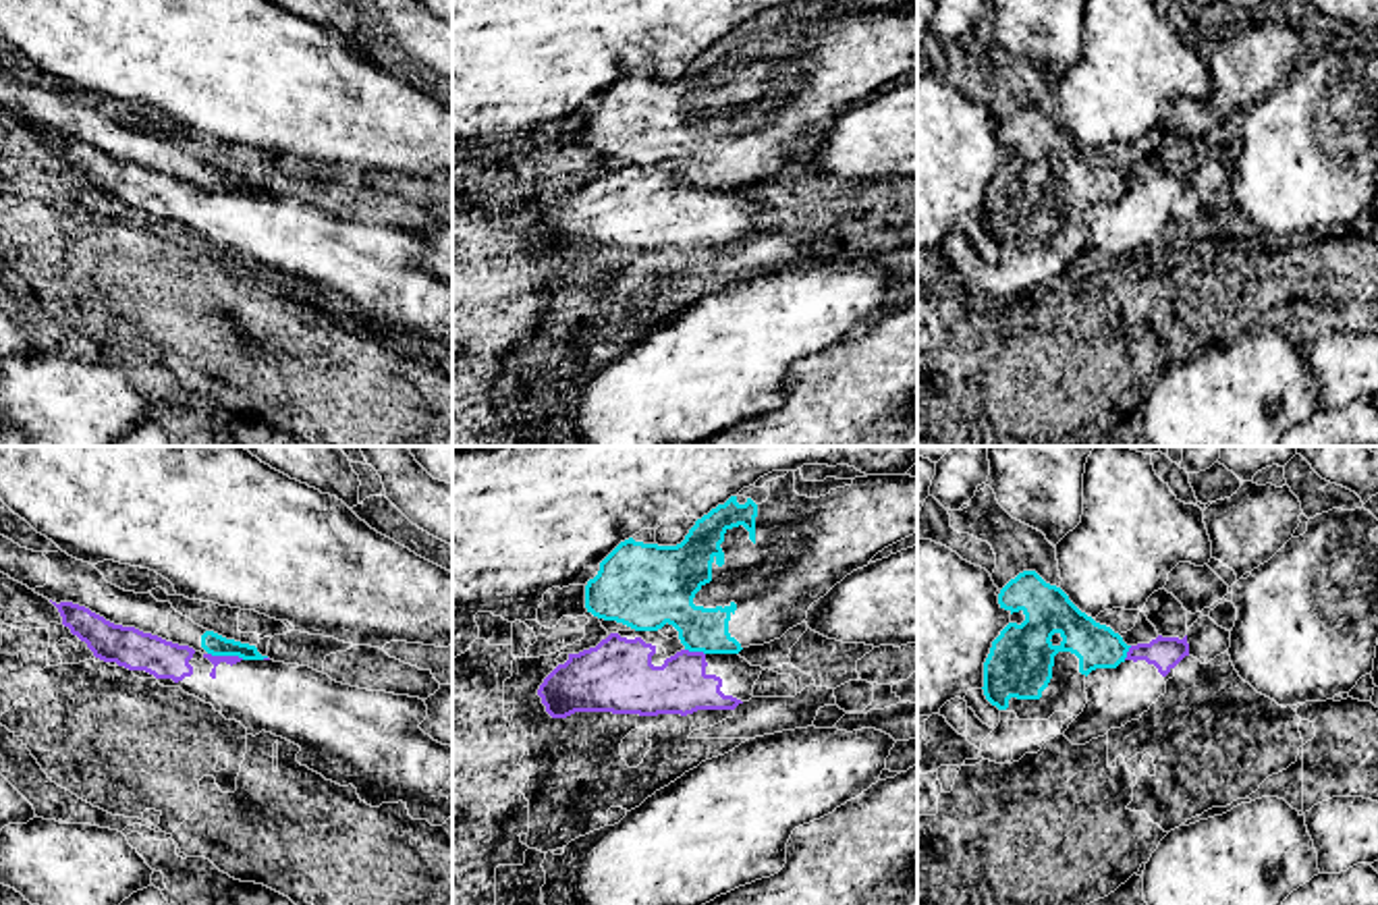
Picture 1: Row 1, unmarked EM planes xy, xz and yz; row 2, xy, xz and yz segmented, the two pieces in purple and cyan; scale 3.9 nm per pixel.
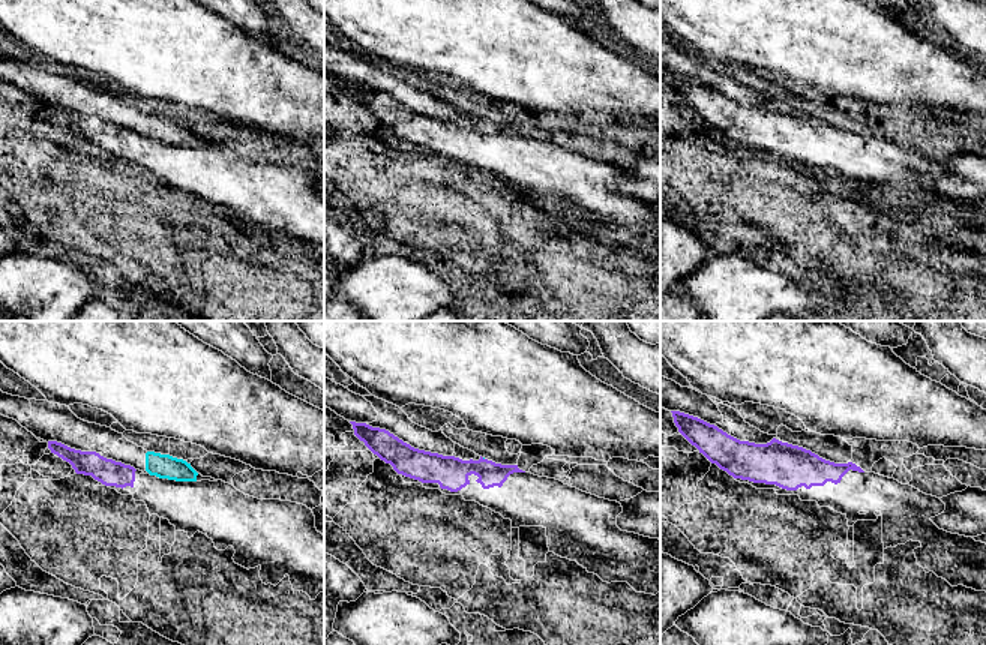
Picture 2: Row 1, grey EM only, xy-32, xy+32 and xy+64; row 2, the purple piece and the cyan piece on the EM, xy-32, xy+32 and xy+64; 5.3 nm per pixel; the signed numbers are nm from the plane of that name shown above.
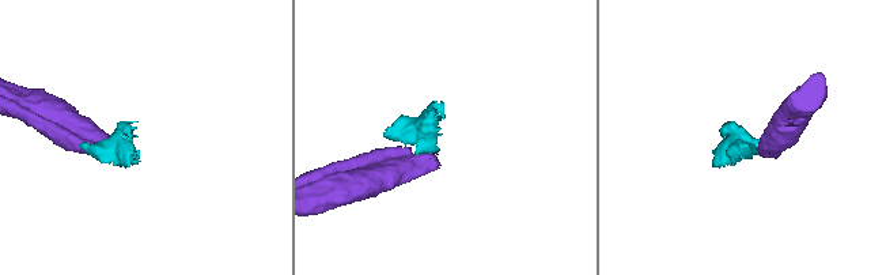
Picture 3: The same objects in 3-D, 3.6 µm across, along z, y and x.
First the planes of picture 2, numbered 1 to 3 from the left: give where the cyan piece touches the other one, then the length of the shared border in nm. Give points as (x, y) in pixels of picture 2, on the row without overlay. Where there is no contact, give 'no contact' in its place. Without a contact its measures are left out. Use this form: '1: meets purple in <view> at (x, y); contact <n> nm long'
1: no contact
2: no contact
3: no contact

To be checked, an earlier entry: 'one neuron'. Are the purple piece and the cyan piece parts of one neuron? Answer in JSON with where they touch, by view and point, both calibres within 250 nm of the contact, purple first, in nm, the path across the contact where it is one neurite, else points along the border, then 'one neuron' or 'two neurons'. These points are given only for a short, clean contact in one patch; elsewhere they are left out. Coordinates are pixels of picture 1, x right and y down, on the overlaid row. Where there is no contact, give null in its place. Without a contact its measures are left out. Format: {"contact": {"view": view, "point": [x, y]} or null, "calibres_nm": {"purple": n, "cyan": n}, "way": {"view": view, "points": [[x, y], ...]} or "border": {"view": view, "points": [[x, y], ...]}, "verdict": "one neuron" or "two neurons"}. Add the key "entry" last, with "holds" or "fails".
{"contact": {"view": "xy", "point": [227, 656]}, "calibres_nm": {"purple": 40, "cyan": 90}, "border": {"view": "xy", "points": [[208, 652], [243, 659]]}, "verdict": "two neurons", "entry": "fails"}

